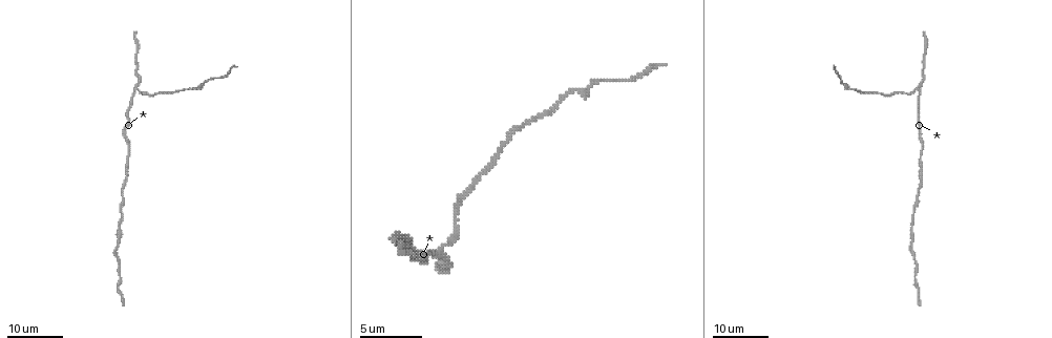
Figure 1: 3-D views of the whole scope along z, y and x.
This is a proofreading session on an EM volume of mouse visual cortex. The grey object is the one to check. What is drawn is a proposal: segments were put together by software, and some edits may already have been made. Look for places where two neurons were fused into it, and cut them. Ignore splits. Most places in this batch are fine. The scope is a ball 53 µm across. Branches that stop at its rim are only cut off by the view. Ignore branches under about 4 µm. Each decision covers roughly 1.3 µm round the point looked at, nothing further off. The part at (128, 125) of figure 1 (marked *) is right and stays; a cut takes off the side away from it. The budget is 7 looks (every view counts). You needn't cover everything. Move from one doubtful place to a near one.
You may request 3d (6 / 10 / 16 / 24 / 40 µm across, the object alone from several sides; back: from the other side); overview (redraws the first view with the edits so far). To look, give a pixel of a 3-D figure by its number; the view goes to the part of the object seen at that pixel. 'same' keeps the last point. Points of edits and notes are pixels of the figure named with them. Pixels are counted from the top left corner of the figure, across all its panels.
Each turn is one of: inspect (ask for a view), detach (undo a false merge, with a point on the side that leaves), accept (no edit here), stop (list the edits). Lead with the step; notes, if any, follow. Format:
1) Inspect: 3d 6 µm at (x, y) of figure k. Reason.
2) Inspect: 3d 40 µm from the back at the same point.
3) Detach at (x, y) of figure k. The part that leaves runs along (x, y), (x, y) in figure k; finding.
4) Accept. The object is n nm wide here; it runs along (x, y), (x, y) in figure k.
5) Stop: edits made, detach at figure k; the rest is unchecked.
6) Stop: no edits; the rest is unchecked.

Inspect: 3d 24 µm at (913, 227) of figure 1. Calibre changes.

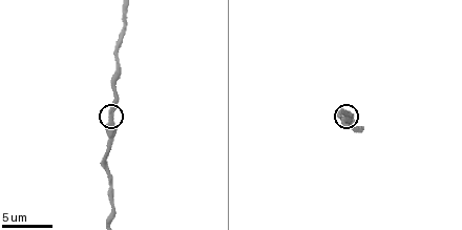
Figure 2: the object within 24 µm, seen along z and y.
Inspect: 3d 10 µm at (110, 117) of figure 2. Closer look.

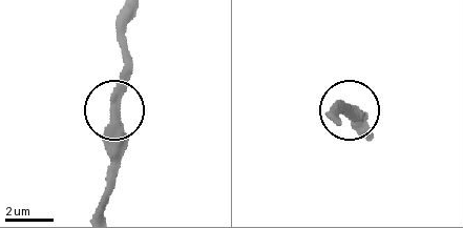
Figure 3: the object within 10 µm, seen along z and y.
Accept. It runs along (130, 14), (124, 86), (112, 117), (112, 169) in figure 3; one neuron here.

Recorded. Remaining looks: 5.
Inspect: 3d 16 µm at (441, 250) of figure 1. Three arms meet.

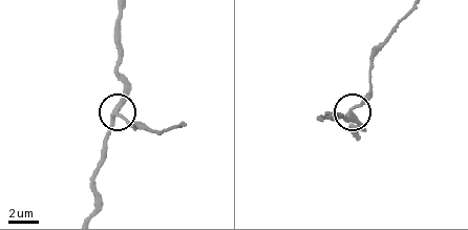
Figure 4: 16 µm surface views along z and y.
Inspect: 3d 10 µm at (116, 112) of figure 4. Zoom in.

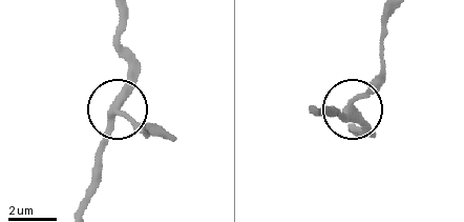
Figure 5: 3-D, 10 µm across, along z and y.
Accept. It runs along (319, 114), (352, 109), (372, 136) in figure 5; all the same neuron.

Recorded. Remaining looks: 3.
Inspect: 3d 16 µm at (887, 95) of figure 1.

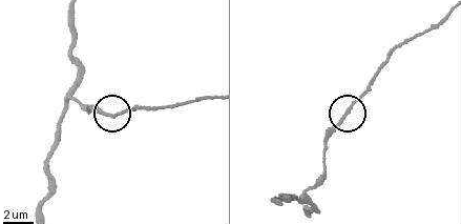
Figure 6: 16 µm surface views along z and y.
Inspect: 3d 10 µm at (342, 114) of figure 6.

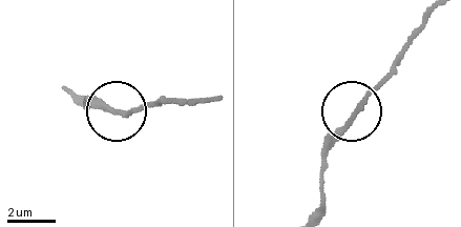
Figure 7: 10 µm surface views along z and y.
Accept. One neuron here.

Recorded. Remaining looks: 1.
Stop: no edits; the rest is unchecked.

